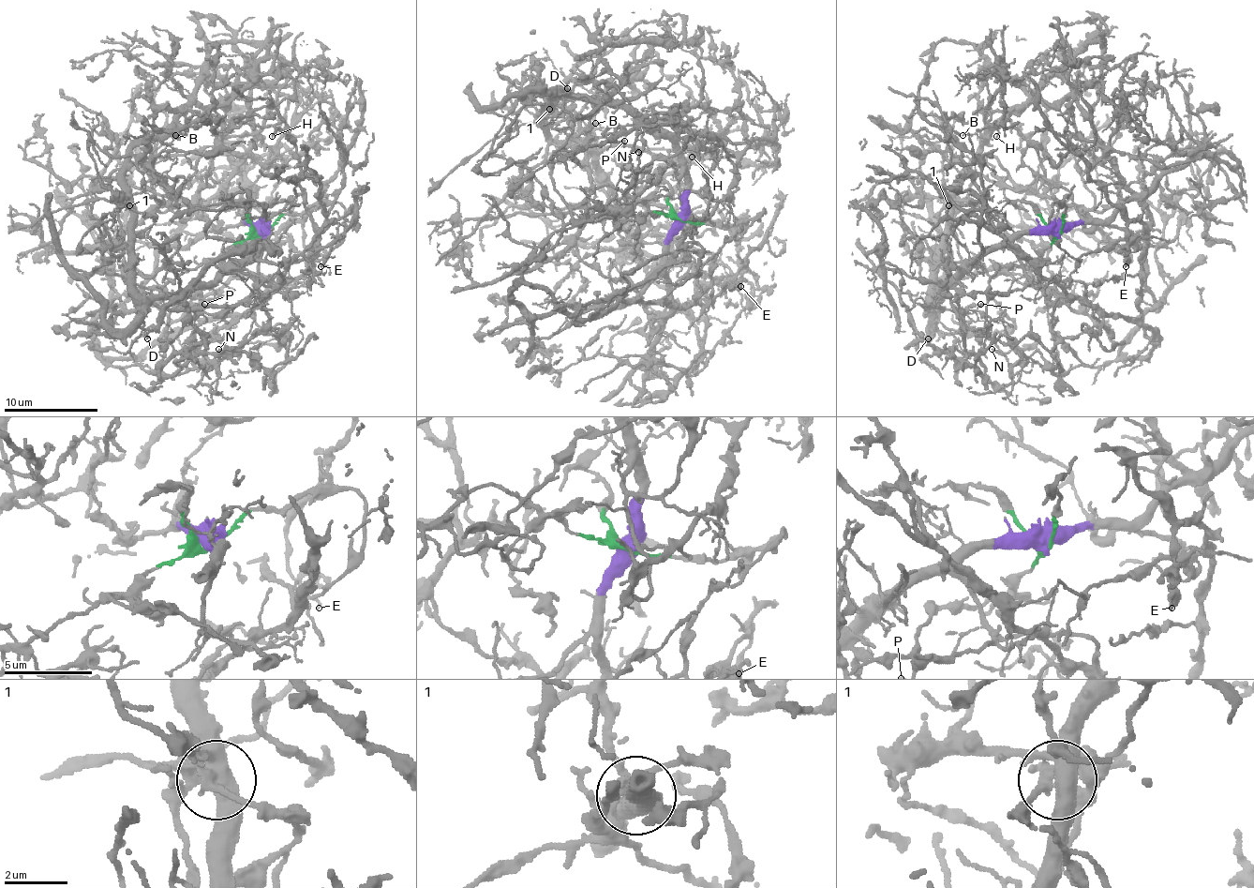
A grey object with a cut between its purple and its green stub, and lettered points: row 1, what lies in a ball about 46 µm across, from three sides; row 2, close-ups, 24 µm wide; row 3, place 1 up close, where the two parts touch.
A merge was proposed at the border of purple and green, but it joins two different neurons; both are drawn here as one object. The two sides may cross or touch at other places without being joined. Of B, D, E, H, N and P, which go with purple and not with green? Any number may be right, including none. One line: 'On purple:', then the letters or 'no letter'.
On purple: B, D, H, P

